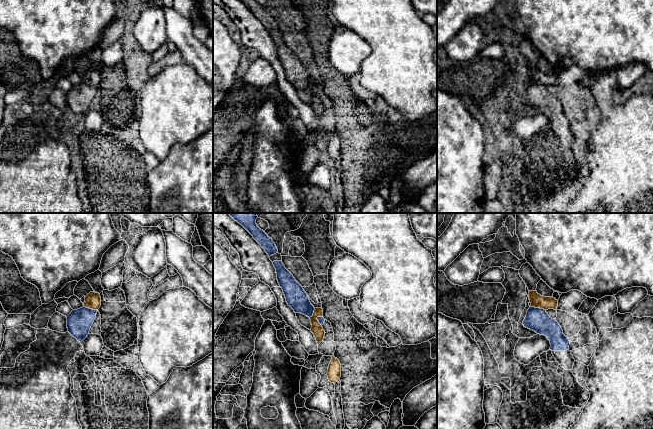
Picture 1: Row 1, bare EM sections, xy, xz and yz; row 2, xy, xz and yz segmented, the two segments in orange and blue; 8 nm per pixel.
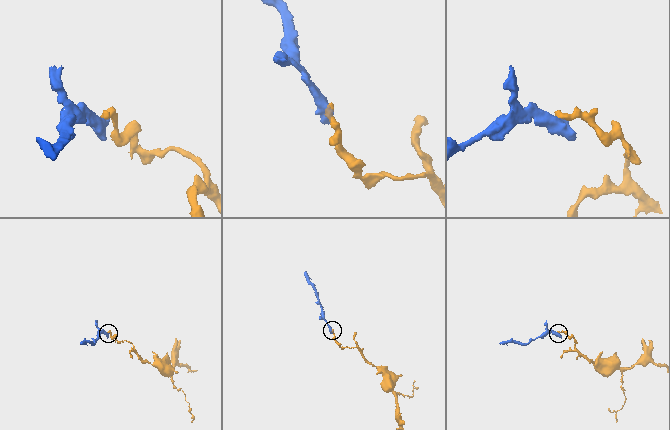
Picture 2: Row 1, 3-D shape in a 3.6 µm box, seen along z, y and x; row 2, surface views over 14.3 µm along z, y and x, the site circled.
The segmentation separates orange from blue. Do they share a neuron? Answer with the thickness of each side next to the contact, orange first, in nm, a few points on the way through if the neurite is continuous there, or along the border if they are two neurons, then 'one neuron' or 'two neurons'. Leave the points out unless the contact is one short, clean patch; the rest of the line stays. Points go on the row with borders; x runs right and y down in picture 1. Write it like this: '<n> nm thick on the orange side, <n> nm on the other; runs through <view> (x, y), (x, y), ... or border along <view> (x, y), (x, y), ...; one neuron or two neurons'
110 nm thick on the orange side, 190 nm on the other; border along yz (530, 306), (545, 310); two neurons

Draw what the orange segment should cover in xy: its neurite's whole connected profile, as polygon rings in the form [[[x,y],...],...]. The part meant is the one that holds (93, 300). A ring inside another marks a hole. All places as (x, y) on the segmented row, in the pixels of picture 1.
[[[90,292],[85,297],[85,302],[84,302],[83,305],[86,308],[98,311],[98,309],[101,306],[101,297],[100,297],[100,294],[99,293],[95,293],[95,292]]]

